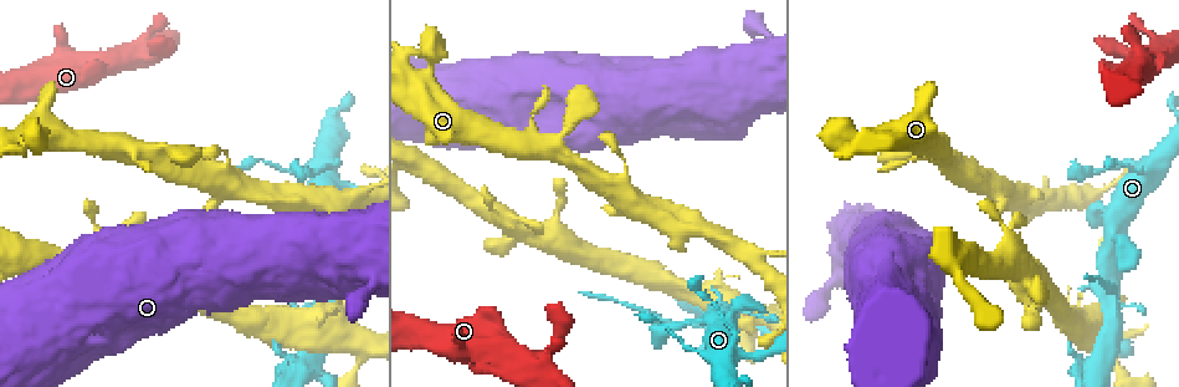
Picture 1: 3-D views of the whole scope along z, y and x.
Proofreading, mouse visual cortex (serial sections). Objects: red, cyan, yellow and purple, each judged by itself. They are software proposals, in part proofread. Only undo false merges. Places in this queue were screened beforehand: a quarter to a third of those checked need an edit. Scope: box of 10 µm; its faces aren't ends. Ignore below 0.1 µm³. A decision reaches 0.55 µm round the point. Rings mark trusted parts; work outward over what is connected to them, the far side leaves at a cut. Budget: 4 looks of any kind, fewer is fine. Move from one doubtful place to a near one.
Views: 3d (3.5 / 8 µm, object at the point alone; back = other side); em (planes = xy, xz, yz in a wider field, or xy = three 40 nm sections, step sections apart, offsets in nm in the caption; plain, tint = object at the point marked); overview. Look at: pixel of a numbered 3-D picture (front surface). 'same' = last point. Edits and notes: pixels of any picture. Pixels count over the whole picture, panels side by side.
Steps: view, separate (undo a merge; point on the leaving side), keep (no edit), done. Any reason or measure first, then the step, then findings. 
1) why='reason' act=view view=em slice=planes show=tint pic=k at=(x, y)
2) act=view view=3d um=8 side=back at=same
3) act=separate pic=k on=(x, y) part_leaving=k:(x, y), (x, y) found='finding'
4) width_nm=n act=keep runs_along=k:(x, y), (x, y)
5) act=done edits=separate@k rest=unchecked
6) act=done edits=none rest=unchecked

why='a narrow waist' act=view view=3d um=3.5 side=back pic=1 at=(149, 61)

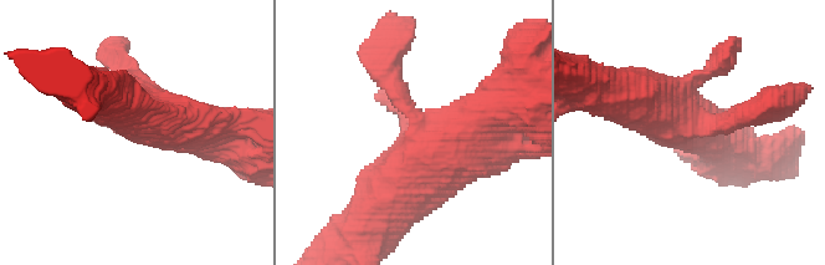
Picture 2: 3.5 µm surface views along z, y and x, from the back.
act=keep runs_along=2:(508, 107), (435, 138), (374, 193) found='one cell here'

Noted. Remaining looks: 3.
why='branch point' act=view view=3d um=8 pic=1 at=(1112, 313)

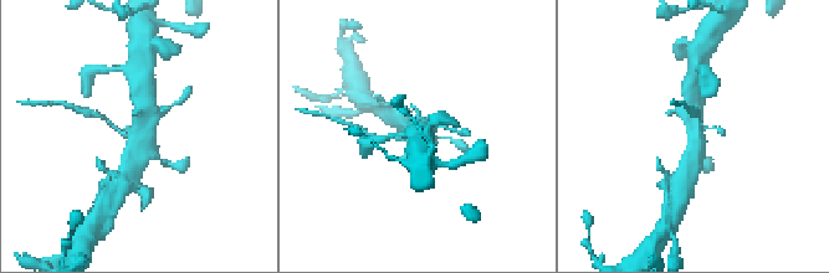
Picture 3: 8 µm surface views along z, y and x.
act=view view=3d um=3.5 at=same

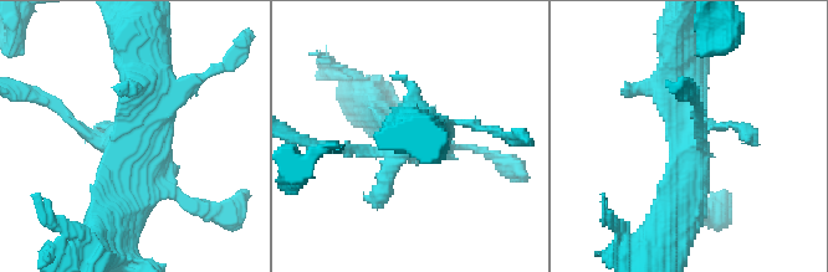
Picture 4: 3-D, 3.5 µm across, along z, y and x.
act=view view=em slice=planes show=tint pic=4 at=(687, 140)

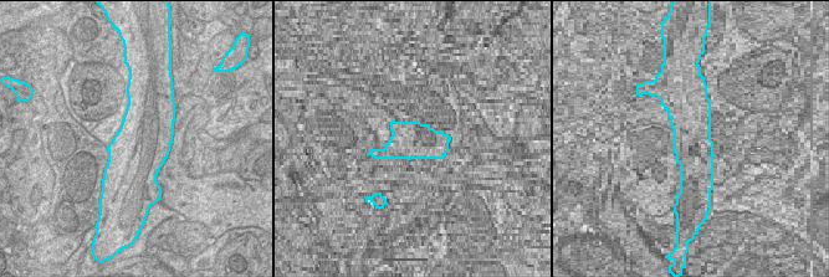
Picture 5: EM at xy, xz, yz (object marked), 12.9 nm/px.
width_nm=750 act=keep runs_along=4:(148, 58), (118, 219) found='one cell here'

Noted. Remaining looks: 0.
act=done edits=none rest=unchecked

